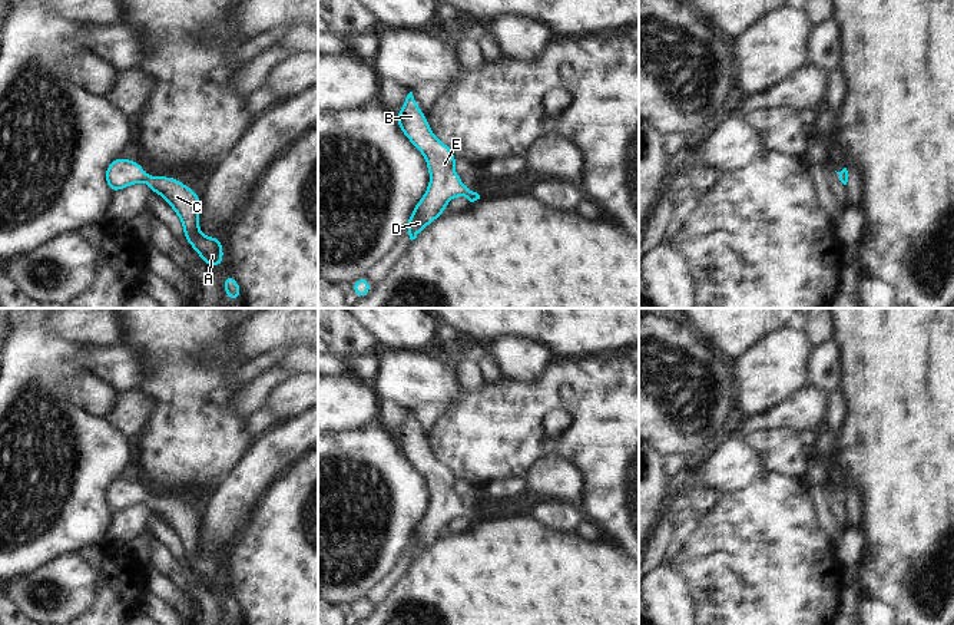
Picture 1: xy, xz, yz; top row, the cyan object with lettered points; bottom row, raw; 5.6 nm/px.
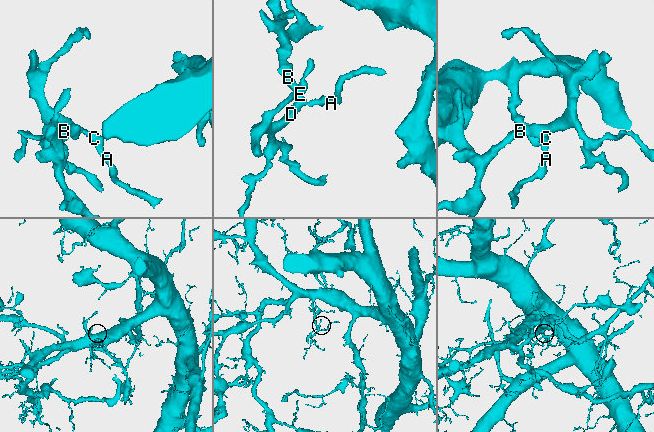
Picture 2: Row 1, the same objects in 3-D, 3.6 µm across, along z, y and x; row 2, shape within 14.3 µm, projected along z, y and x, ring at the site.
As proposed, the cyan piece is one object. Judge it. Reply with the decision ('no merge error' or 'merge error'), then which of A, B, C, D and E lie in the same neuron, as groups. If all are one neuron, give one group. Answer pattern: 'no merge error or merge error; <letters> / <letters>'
no merge error; A B C D E

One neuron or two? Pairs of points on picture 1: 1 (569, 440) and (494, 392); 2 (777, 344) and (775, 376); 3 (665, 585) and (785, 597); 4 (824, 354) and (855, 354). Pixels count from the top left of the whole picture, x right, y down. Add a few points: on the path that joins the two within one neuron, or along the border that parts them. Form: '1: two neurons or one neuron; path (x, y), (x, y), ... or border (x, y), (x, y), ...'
1: one neuron; path (549, 443), (542, 443), (510, 412)
2: one neuron; path (778, 351), (775, 369)
3: two neurons; border (669, 565), (686, 582), (695, 609)
4: two neurons; border (832, 340), (838, 349), (841, 364), (838, 387)

